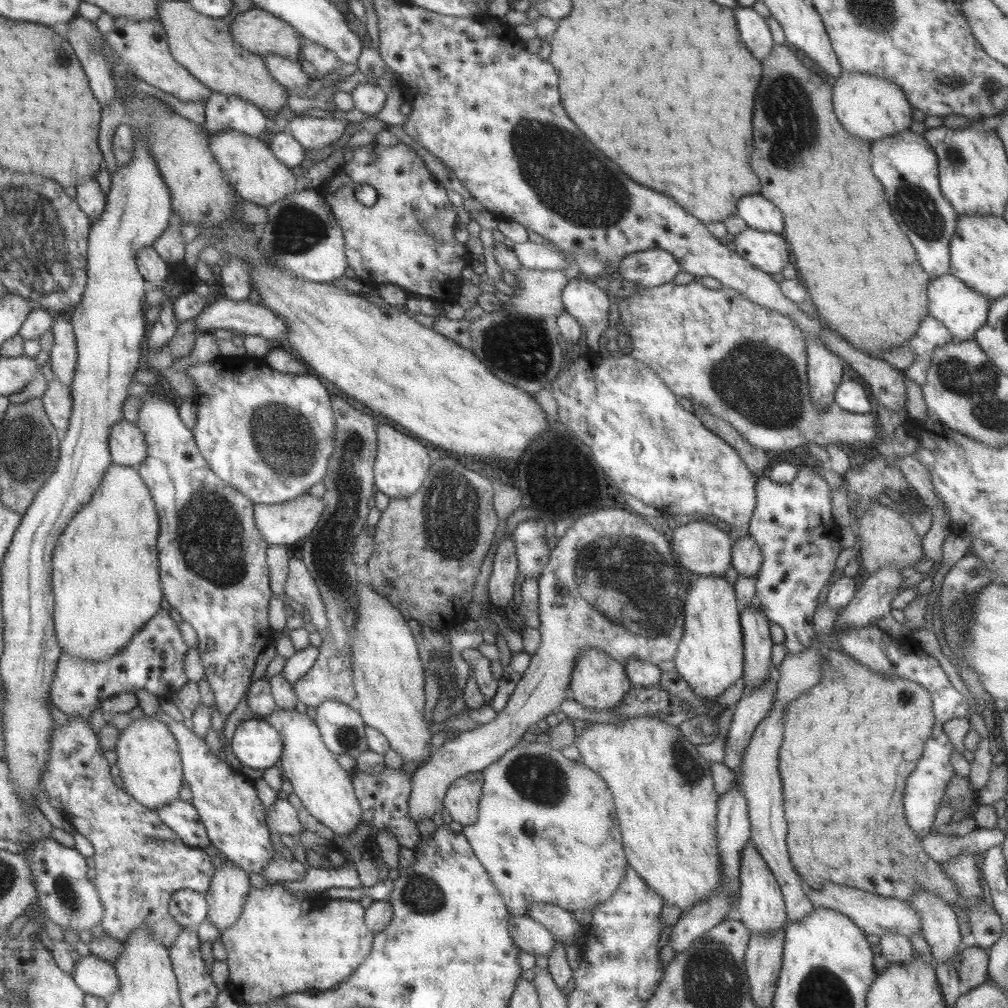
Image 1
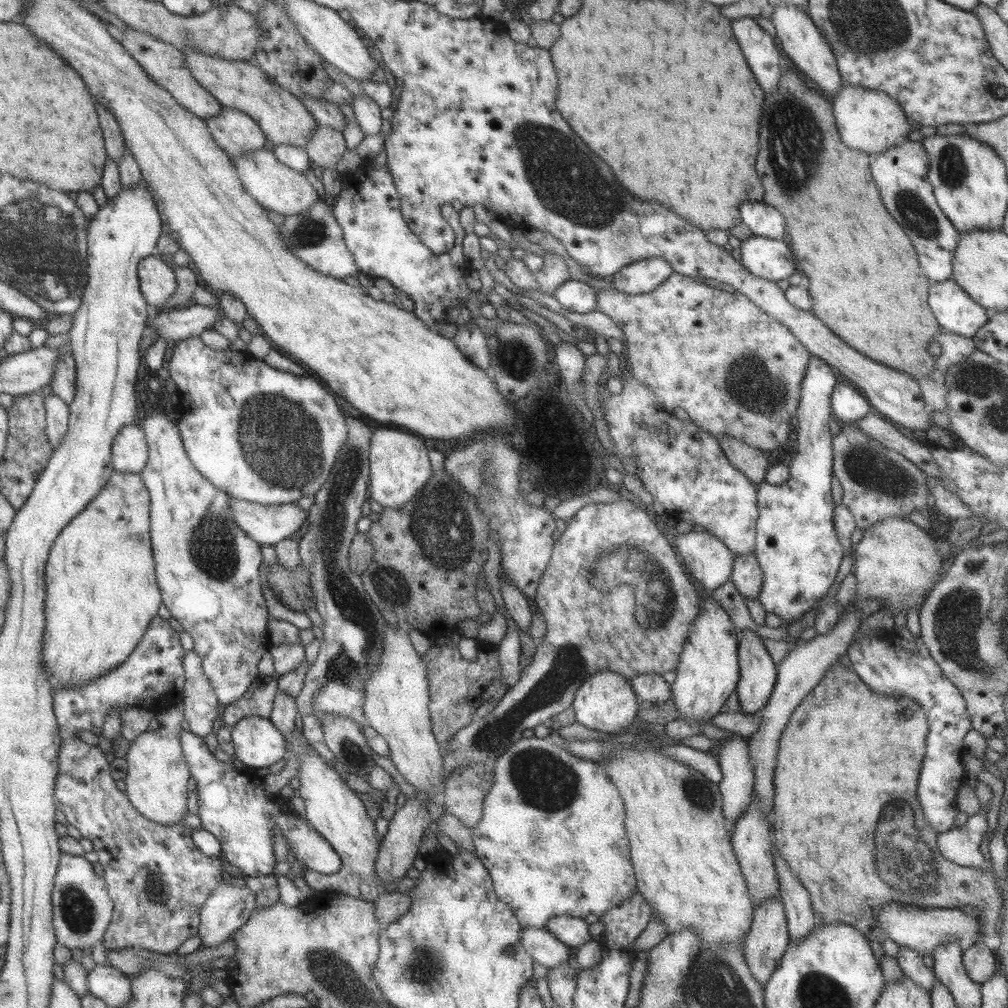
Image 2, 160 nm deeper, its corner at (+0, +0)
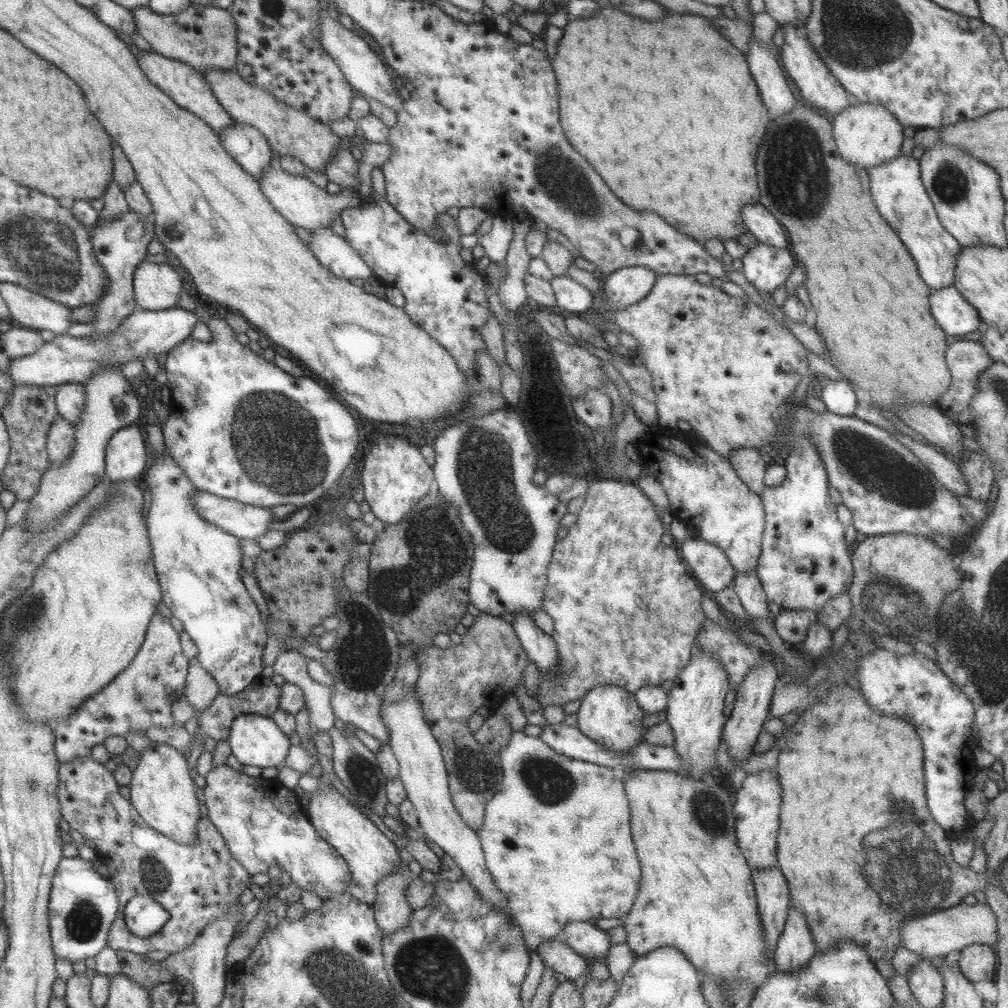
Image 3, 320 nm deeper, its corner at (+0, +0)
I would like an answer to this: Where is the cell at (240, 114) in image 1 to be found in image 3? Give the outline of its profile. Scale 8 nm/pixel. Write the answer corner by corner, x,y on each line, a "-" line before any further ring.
234,122
217,132
222,147
249,176
261,179
271,162
271,147
252,126

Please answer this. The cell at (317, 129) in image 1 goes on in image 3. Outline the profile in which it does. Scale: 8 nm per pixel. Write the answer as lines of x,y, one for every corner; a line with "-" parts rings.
338,148
332,159
325,165
324,174
329,182
334,182
341,190
357,190
358,161
348,149

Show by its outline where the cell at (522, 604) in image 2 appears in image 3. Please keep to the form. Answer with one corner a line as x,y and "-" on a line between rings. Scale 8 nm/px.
516,612
512,627
526,652
526,658
533,661
538,672
551,671
557,665
557,645
551,635
535,626
531,614

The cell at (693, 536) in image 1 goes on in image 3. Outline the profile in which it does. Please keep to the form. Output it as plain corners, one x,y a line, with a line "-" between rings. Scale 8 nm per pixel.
685,538
676,546
692,575
707,590
715,593
731,586
736,572
720,548
699,538

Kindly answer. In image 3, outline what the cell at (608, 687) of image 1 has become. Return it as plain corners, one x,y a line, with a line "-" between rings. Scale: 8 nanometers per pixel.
613,685
593,687
581,699
576,710
577,729
587,738
609,752
631,752
642,741
643,711
637,705
634,694

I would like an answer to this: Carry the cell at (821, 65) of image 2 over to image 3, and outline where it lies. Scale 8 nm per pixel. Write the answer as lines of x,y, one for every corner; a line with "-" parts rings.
781,24
779,29
783,29
784,43
779,47
779,63
787,76
793,80
793,84
799,90
799,98
802,102
818,109
825,116
832,118
844,108
851,106
854,102
846,90
838,83
838,80
827,70
822,60
810,46
809,41
796,37
796,26

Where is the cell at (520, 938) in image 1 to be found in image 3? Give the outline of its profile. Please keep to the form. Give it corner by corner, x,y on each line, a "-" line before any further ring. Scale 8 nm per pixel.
560,937
544,940
534,951
540,956
543,964
571,981
583,975
588,977
589,961
573,952

